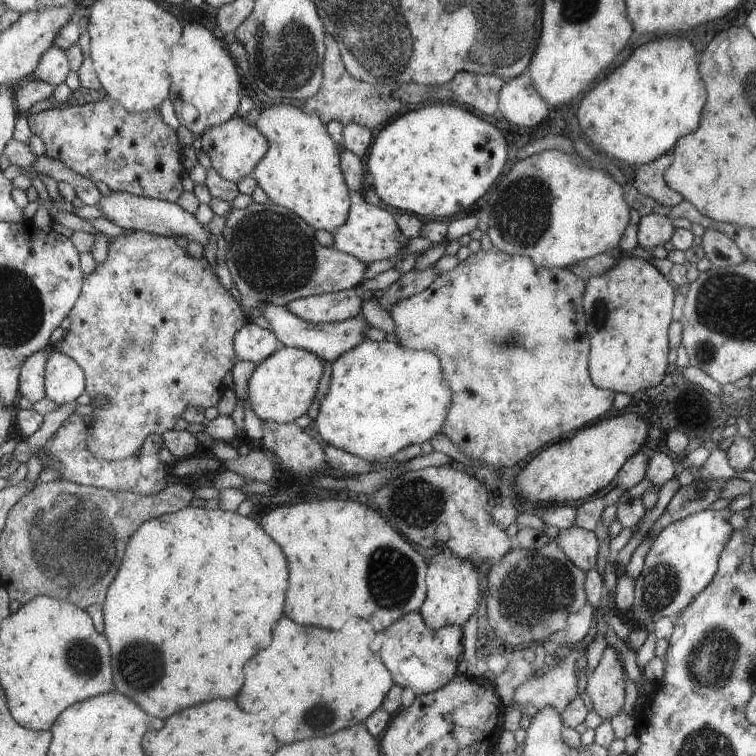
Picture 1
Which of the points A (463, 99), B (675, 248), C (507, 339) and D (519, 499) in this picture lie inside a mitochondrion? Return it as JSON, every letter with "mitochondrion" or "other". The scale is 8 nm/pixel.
{"A":"other","B":"other","C":"mitochondrion","D":"other"}

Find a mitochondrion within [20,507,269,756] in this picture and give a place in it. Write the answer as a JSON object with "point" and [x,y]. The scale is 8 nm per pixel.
{"point":[141,666]}

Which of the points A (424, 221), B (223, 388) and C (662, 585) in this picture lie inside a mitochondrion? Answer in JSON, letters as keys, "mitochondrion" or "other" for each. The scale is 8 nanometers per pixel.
{"A":"other","B":"other","C":"mitochondrion"}

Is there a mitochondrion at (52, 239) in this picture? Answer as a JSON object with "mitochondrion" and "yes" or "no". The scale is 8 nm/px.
{"mitochondrion":"no"}

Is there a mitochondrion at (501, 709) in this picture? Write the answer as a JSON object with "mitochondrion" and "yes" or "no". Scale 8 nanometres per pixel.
{"mitochondrion":"no"}

